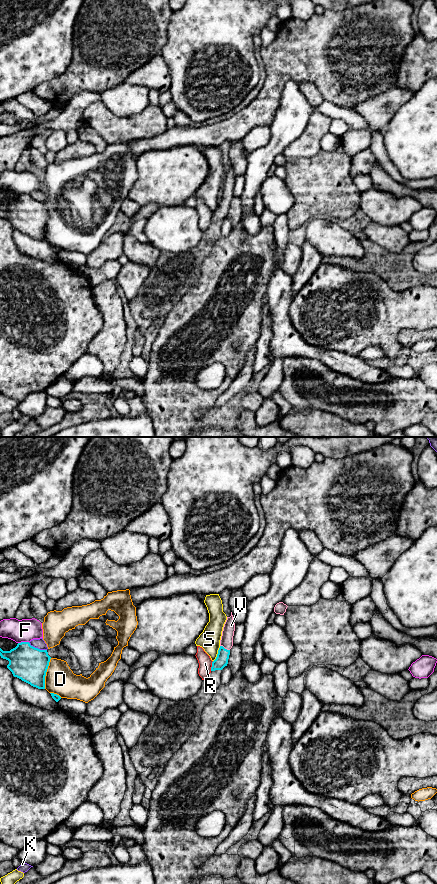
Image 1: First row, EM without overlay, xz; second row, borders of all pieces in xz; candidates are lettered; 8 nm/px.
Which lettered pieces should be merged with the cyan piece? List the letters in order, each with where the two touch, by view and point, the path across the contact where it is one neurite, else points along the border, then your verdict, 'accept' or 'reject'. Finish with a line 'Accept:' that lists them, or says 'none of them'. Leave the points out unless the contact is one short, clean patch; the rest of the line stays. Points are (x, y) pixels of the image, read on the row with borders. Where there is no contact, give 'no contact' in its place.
D: xz (45, 673) | reject
F: xz (23, 642) | reject
K: xz (37, 648) | reject
R: xz (212, 666) | reject
S: xz (217, 654) | reject
V: xz (224, 648) | across xz (221, 661), (224, 648), (226, 641) | accept
Accept: V

